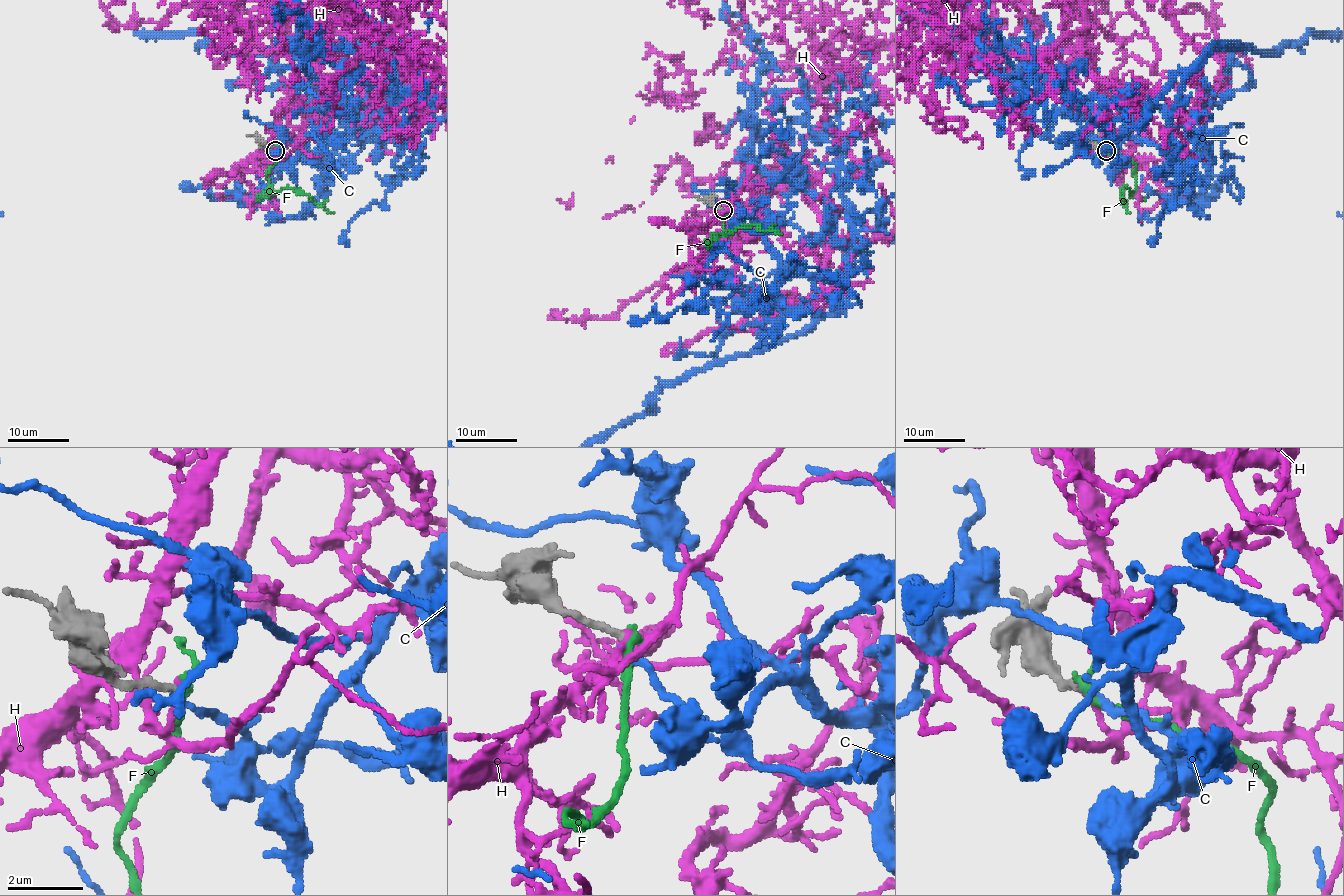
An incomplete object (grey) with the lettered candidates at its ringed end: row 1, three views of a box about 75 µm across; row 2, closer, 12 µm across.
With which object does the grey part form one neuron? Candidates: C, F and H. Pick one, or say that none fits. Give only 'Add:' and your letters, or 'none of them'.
Add: C

